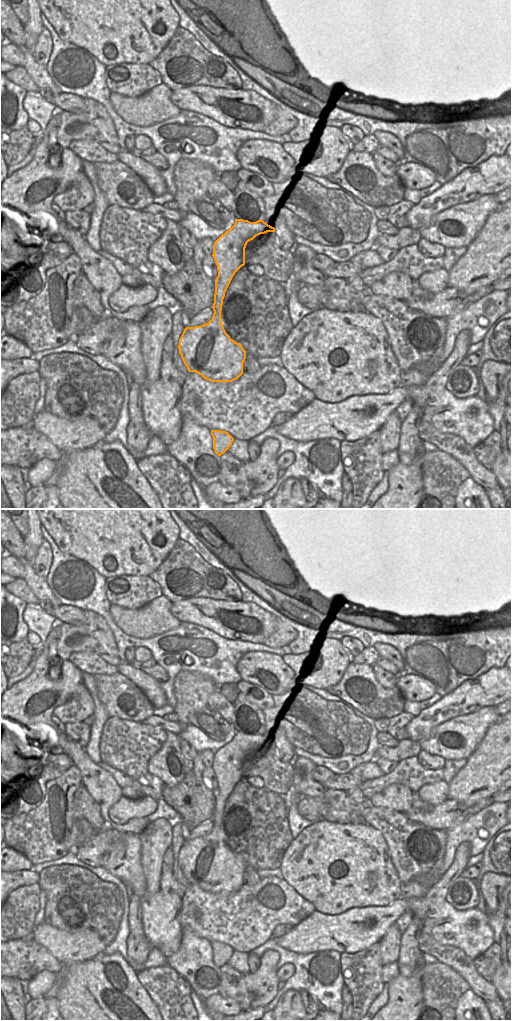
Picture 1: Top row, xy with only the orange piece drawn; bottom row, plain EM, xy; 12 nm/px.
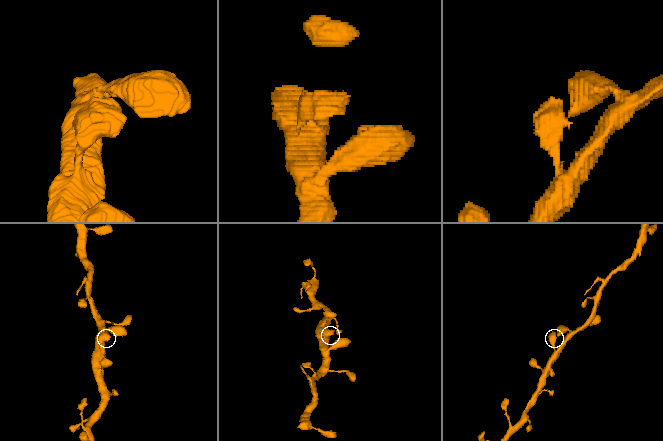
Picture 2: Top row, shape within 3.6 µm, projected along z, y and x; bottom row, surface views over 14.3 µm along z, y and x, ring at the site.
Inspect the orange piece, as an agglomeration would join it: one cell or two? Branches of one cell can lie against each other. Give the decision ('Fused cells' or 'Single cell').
Single cell.

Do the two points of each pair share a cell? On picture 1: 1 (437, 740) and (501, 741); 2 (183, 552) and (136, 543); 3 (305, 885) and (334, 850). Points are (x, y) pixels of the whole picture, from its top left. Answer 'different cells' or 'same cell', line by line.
1: different cells
2: different cells
3: same cell

